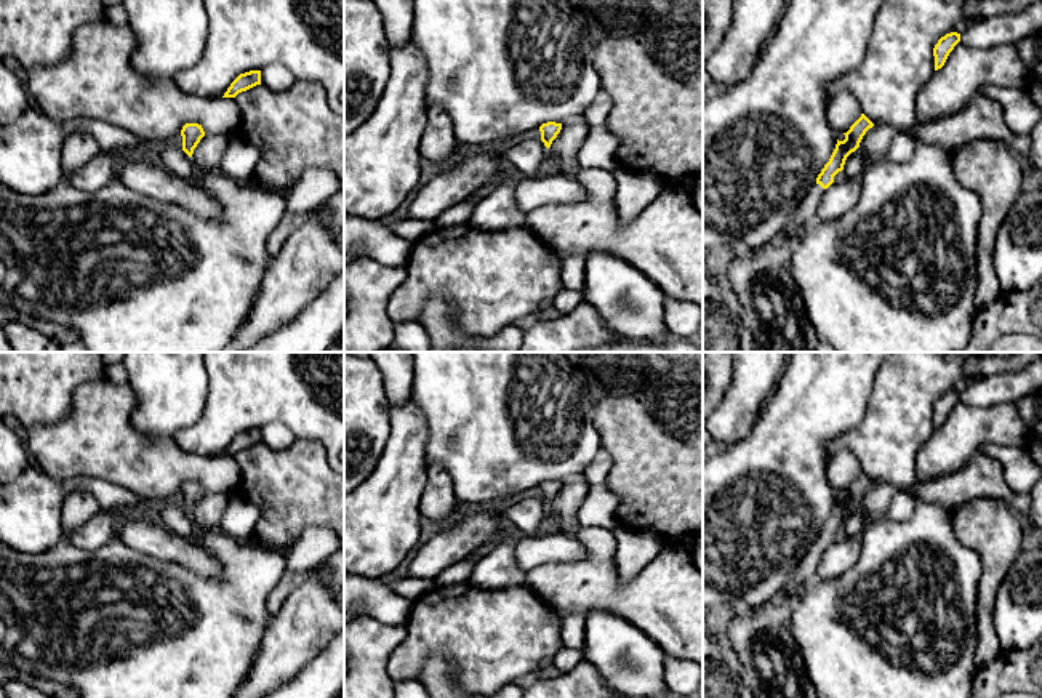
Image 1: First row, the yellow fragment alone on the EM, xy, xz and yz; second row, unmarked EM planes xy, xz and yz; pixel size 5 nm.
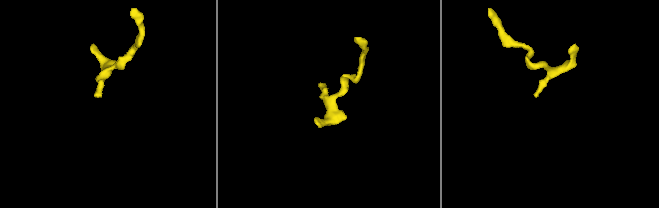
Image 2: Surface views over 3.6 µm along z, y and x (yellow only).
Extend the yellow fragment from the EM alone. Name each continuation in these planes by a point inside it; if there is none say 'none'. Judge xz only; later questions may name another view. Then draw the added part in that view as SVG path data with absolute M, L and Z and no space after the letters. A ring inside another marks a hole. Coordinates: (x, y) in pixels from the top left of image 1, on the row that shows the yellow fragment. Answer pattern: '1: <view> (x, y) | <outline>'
none

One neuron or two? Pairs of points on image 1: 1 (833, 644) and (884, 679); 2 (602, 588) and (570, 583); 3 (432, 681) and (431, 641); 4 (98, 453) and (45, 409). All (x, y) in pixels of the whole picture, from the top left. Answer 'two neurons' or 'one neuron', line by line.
1: one neuron
2: one neuron
3: two neurons
4: two neurons

